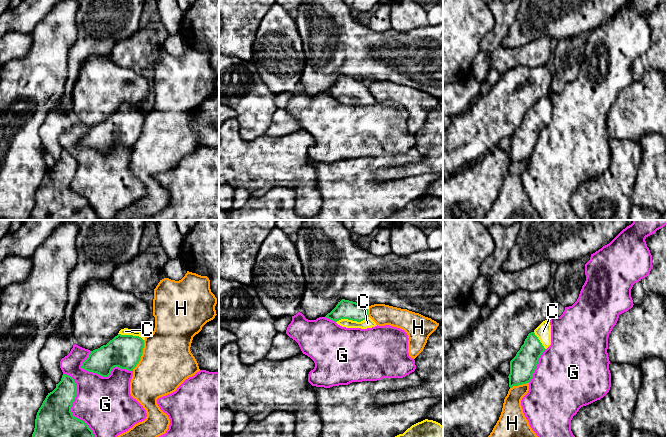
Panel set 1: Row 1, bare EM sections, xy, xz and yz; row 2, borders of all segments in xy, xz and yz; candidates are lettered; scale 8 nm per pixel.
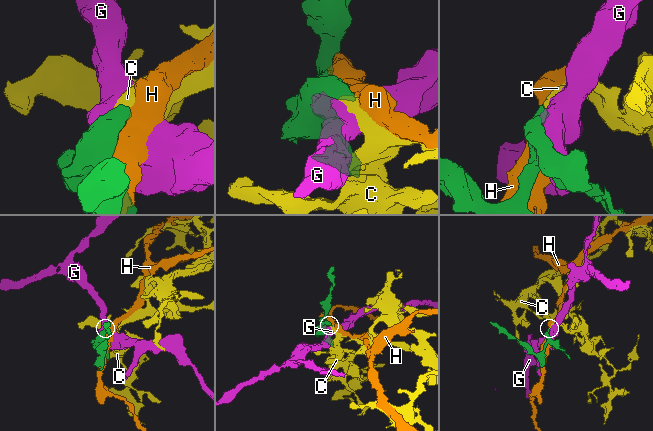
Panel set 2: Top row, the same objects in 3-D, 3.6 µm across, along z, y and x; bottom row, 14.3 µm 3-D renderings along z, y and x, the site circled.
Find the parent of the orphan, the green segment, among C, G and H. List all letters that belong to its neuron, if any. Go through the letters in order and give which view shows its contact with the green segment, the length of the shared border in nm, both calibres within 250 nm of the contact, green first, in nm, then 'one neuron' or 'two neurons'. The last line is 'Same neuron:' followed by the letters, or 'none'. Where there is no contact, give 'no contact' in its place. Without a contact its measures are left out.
C: xz | 260 nm | 160/80 nm | one neuron
G: xy | 550 nm | 300/420 nm | two neurons
H: xy | 260 nm | 280/420 nm | two neurons
Same neuron: C

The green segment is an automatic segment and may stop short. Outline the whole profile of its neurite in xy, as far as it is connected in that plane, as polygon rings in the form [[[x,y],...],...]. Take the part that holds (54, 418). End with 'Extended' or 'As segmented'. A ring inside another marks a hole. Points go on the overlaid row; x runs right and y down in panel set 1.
[[[63,374],[37,412],[32,437],[95,437],[89,426],[71,412],[76,394],[74,379]]]. As segmented

